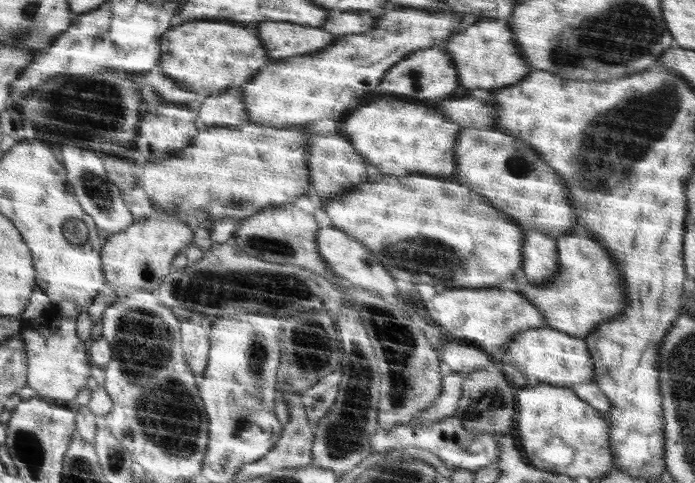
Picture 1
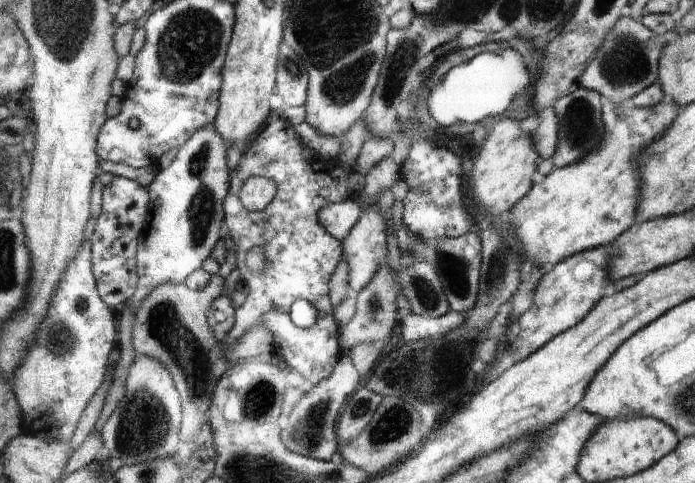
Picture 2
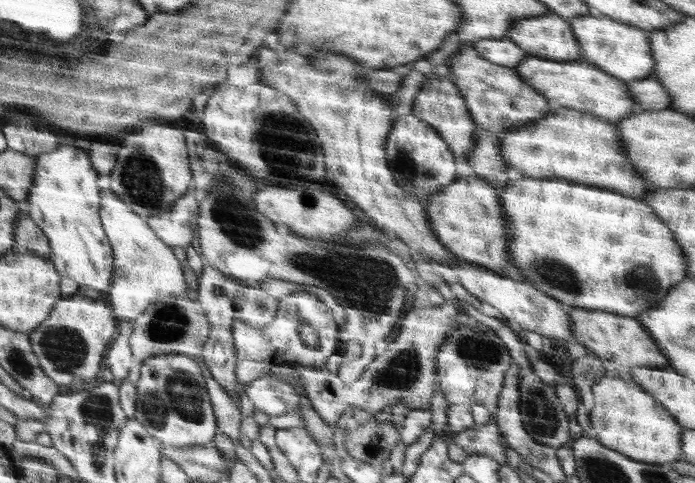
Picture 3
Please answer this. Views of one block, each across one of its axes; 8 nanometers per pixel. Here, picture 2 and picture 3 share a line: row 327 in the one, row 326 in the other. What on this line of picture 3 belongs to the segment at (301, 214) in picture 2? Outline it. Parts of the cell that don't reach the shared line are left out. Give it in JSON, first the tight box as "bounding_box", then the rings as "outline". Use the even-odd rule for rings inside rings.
{"bounding_box":[232,292,338,366],"outline":[[[296,292],[278,300],[278,308],[275,317],[268,325],[258,328],[248,326],[248,323],[236,322],[232,324],[232,339],[236,347],[236,358],[240,360],[269,360],[272,363],[287,363],[310,366],[324,366],[328,356],[336,354],[338,348],[338,326],[333,318],[333,312],[326,308],[318,295],[311,292]],[[302,322],[308,322],[318,330],[320,334],[320,348],[308,348],[302,338],[296,335],[298,326]],[[286,360],[286,362],[284,362]]]}

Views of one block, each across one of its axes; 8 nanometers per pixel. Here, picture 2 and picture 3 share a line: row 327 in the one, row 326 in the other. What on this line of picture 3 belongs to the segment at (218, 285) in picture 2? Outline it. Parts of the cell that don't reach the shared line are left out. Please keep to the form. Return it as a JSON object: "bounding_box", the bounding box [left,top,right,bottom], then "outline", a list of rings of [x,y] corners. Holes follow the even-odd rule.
{"bounding_box":[129,294,210,362],"outline":[[[185,294],[162,298],[150,305],[132,323],[133,332],[129,336],[129,345],[133,358],[138,362],[144,362],[146,358],[160,354],[187,354],[195,359],[202,355],[204,342],[208,339],[208,331],[210,331],[210,322],[200,301],[191,300]]]}

